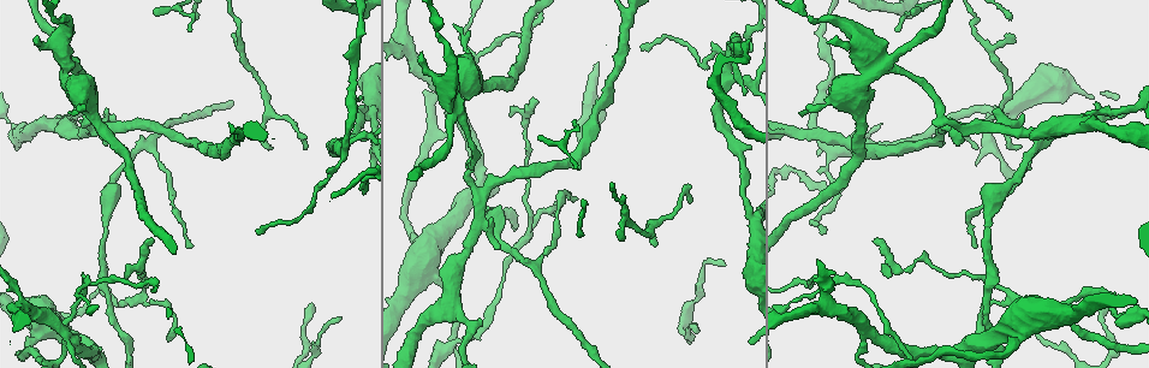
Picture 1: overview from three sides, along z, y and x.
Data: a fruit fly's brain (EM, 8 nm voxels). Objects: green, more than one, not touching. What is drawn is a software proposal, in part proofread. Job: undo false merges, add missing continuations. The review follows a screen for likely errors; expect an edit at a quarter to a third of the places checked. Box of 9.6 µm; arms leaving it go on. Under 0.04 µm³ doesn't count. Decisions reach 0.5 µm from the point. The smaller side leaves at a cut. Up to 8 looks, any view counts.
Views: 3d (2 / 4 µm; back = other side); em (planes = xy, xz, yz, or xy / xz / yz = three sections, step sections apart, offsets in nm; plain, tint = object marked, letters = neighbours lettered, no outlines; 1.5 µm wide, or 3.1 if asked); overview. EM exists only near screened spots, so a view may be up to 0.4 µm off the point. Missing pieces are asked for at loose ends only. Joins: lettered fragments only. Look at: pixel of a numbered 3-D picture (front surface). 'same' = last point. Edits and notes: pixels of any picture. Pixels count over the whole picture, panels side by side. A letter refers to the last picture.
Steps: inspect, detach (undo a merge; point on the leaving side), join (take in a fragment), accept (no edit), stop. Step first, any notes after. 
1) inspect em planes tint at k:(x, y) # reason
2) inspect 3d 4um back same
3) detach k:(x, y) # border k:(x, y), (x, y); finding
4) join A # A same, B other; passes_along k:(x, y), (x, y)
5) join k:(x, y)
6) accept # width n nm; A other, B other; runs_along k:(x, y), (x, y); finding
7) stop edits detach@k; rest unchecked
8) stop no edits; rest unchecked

inspect em yz step 4 letters at 1:(821, 230) # branch stops here

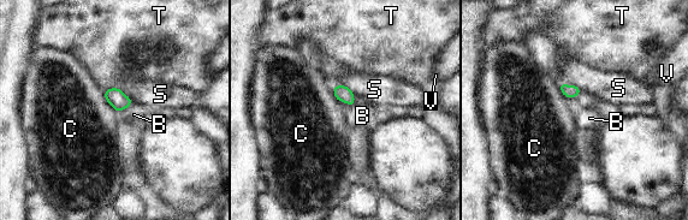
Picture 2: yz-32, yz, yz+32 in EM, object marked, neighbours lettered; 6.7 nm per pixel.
inspect em planes letters same # cut it another way

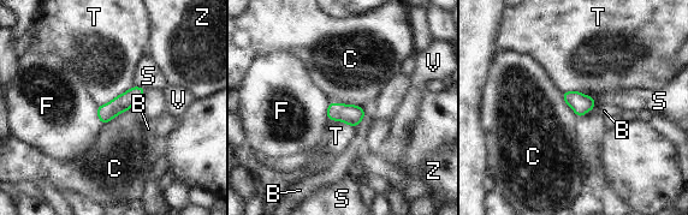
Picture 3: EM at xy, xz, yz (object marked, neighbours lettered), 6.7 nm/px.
accept # B other, C other, F other, S other, T other, V other, Z other; border 3:(331, 101), (359, 105), (361, 107); no lettered fragment goes on from it

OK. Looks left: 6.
inspect 3d 2um back at 1:(306, 149) # thin end

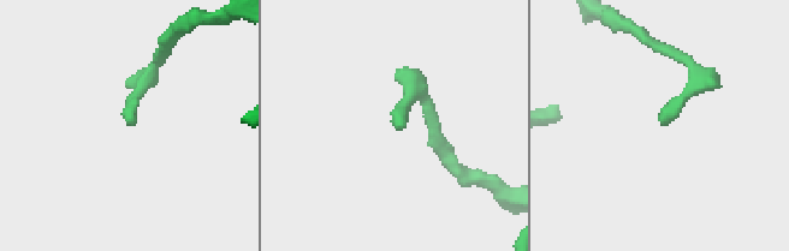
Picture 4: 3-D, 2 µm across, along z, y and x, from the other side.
inspect em planes letters at 4:(135, 122)

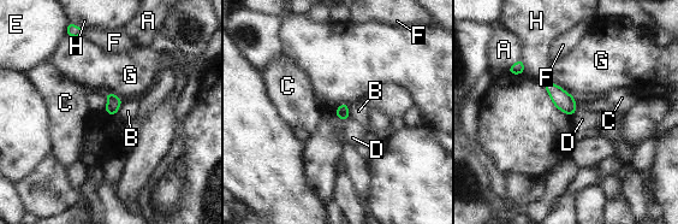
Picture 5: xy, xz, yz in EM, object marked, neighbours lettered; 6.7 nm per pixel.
accept # A other, B other, C other, D other, E other, F other, G other, H other; border 5:(576, 110), (571, 116); none of them fits

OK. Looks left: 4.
inspect 3d 2um at 1:(1007, 34) # thin end

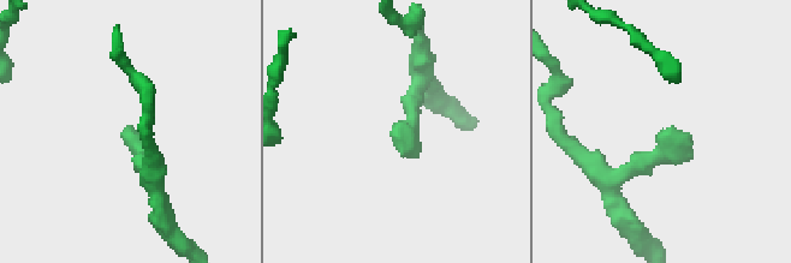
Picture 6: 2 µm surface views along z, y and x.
inspect em xy step 8 letters at 6:(395, 132)

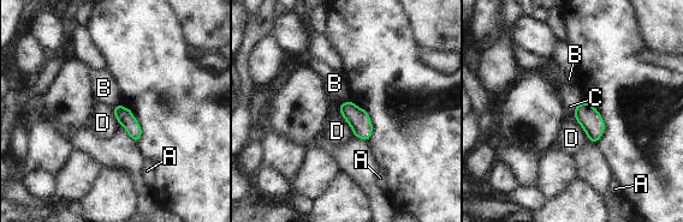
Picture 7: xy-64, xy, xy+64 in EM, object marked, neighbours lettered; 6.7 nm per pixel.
accept # longest_contact D 170 nm; A other, B other, C other, D other; border 7:(576, 120), (589, 140); no lettered fragment goes on from it

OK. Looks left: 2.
stop no edits; rest unchecked

